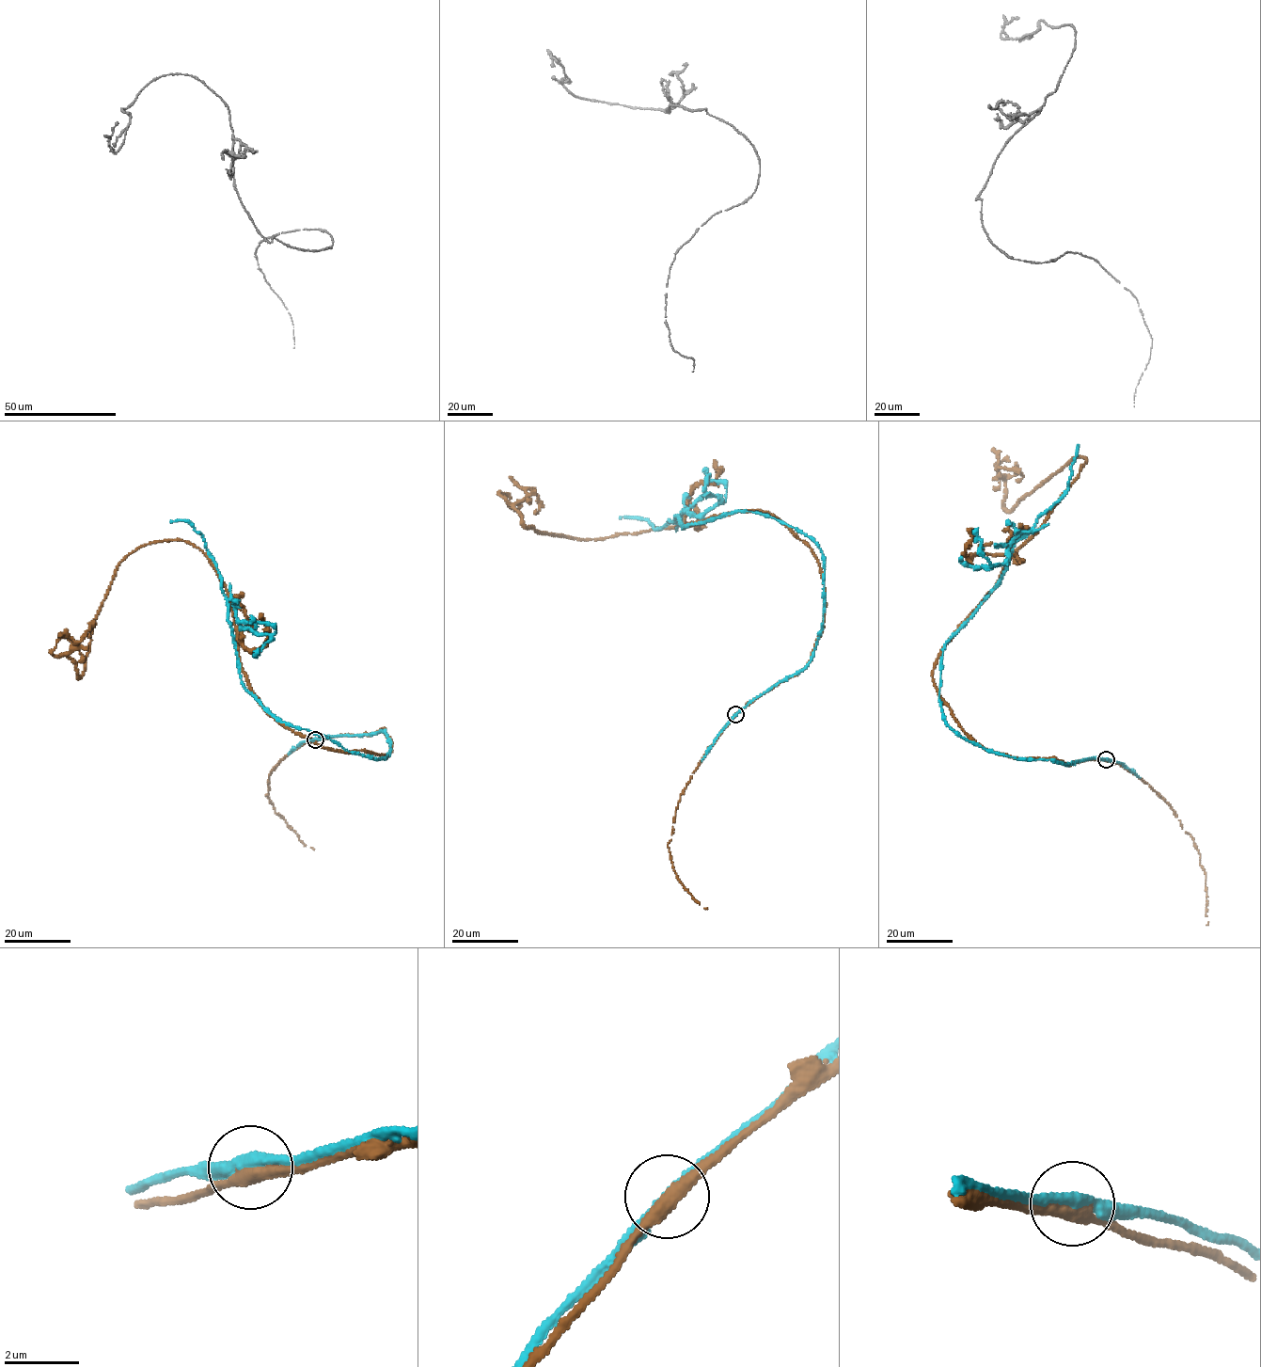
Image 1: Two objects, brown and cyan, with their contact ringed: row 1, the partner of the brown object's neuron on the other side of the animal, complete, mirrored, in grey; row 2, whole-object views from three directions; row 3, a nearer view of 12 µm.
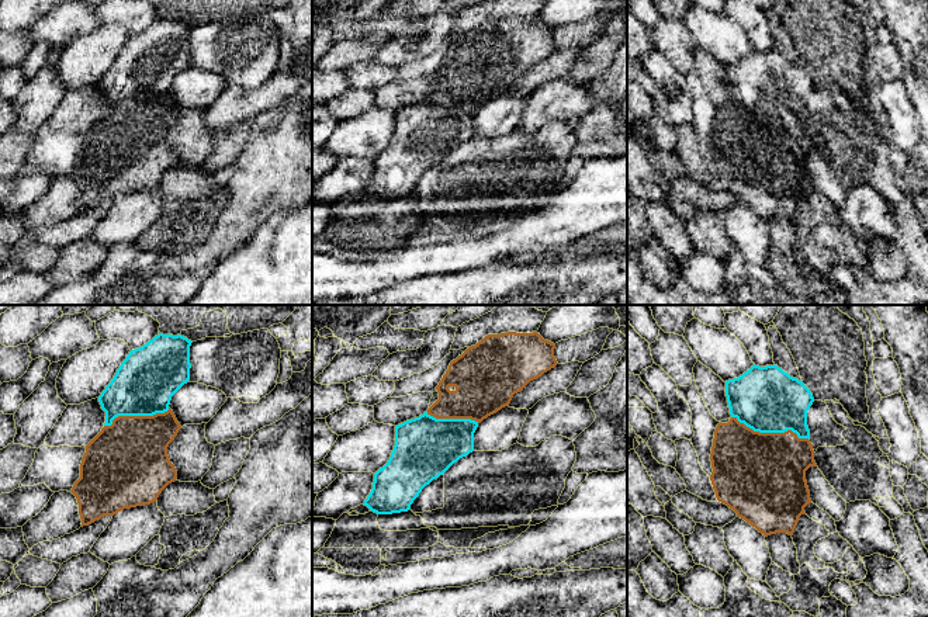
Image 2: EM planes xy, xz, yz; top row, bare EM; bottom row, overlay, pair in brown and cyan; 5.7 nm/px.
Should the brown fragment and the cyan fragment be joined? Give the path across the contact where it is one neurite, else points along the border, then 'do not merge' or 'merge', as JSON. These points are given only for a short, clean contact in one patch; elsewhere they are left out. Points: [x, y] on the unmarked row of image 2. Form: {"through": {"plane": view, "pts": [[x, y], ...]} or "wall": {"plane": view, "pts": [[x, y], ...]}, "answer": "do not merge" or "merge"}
{"answer": "do not merge"}

